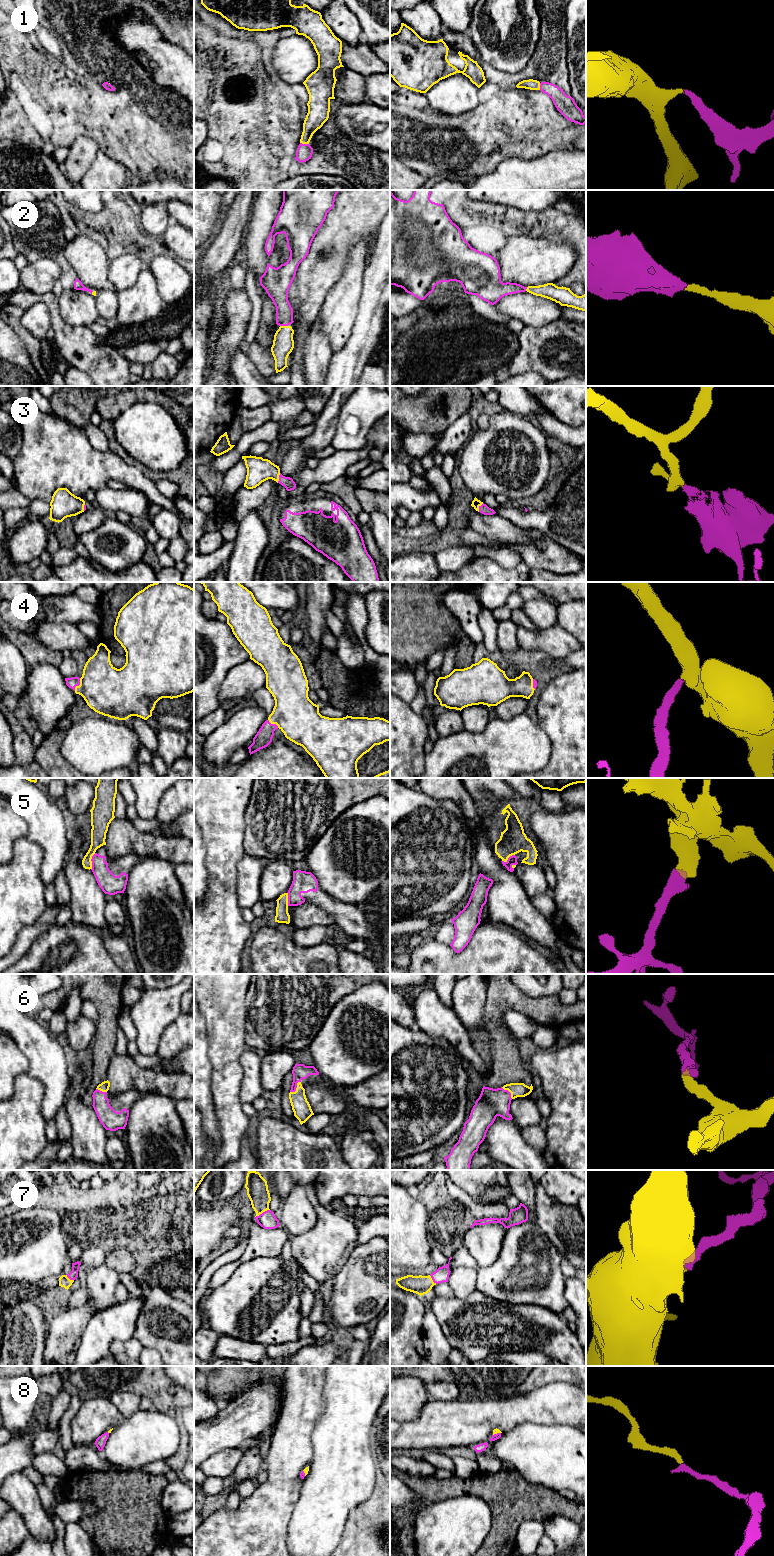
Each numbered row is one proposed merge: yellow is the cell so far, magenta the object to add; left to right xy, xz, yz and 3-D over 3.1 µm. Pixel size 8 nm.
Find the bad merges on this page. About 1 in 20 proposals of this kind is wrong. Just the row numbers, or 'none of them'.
5

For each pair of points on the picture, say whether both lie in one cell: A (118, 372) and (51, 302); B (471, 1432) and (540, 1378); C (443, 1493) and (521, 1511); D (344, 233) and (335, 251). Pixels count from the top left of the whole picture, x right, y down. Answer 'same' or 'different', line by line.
A: same
B: different
C: same
D: same

